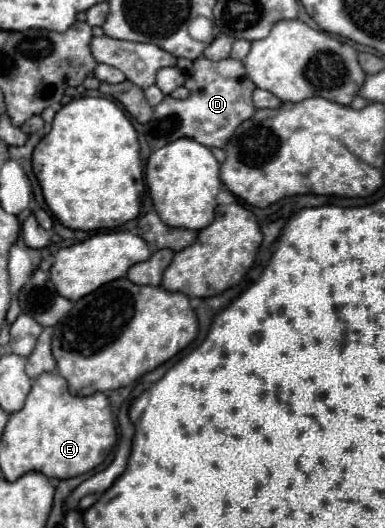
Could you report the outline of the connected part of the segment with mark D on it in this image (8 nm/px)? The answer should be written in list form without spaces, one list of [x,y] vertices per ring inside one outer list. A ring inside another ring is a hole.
[[[201,56],[187,72],[187,82],[195,82],[193,86],[187,84],[187,88],[191,90],[189,98],[175,100],[171,96],[165,96],[163,102],[155,106],[153,120],[145,124],[145,138],[149,146],[157,150],[179,138],[193,138],[207,148],[225,148],[235,128],[255,114],[251,100],[255,84],[247,78],[243,62],[233,58],[213,62]]]

